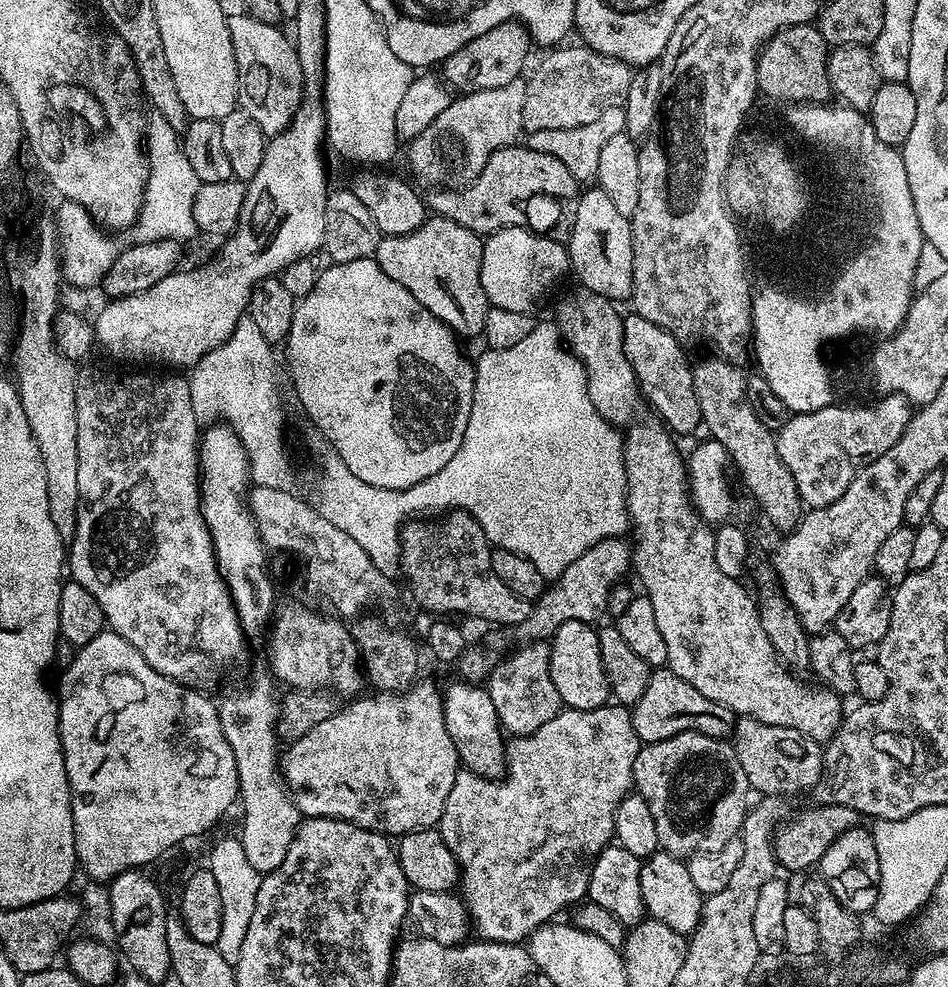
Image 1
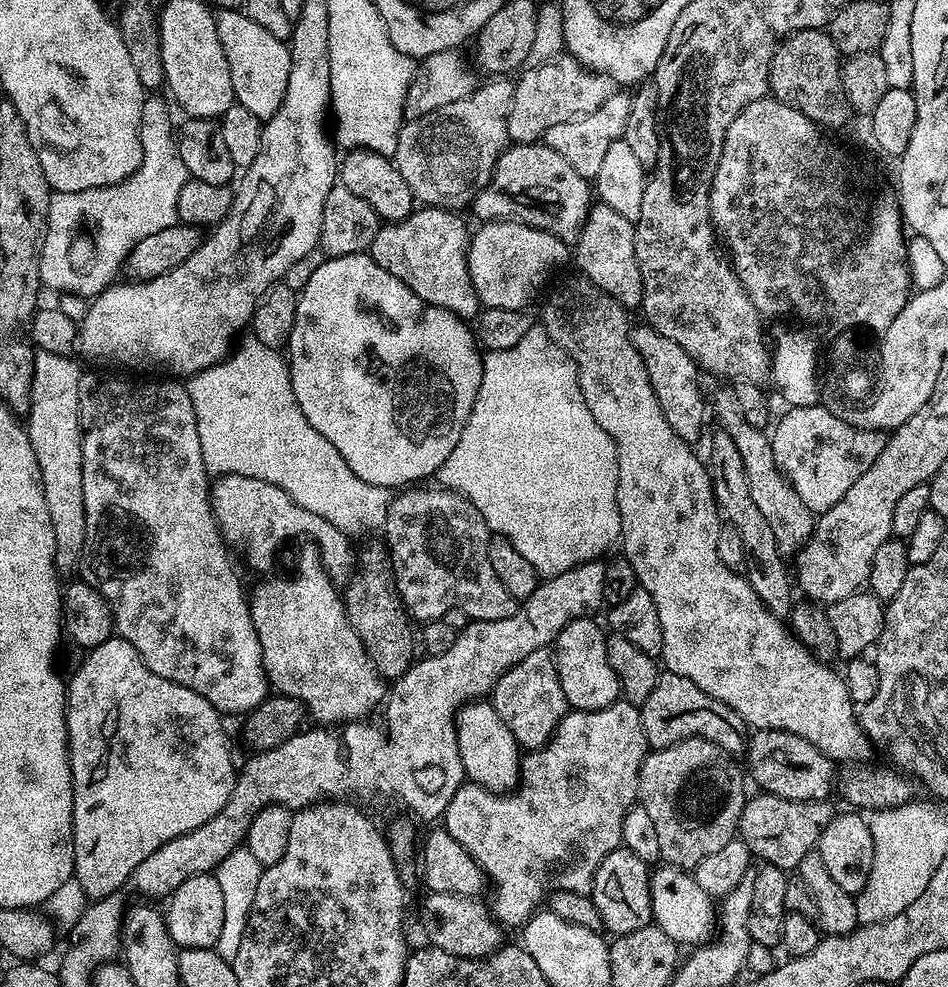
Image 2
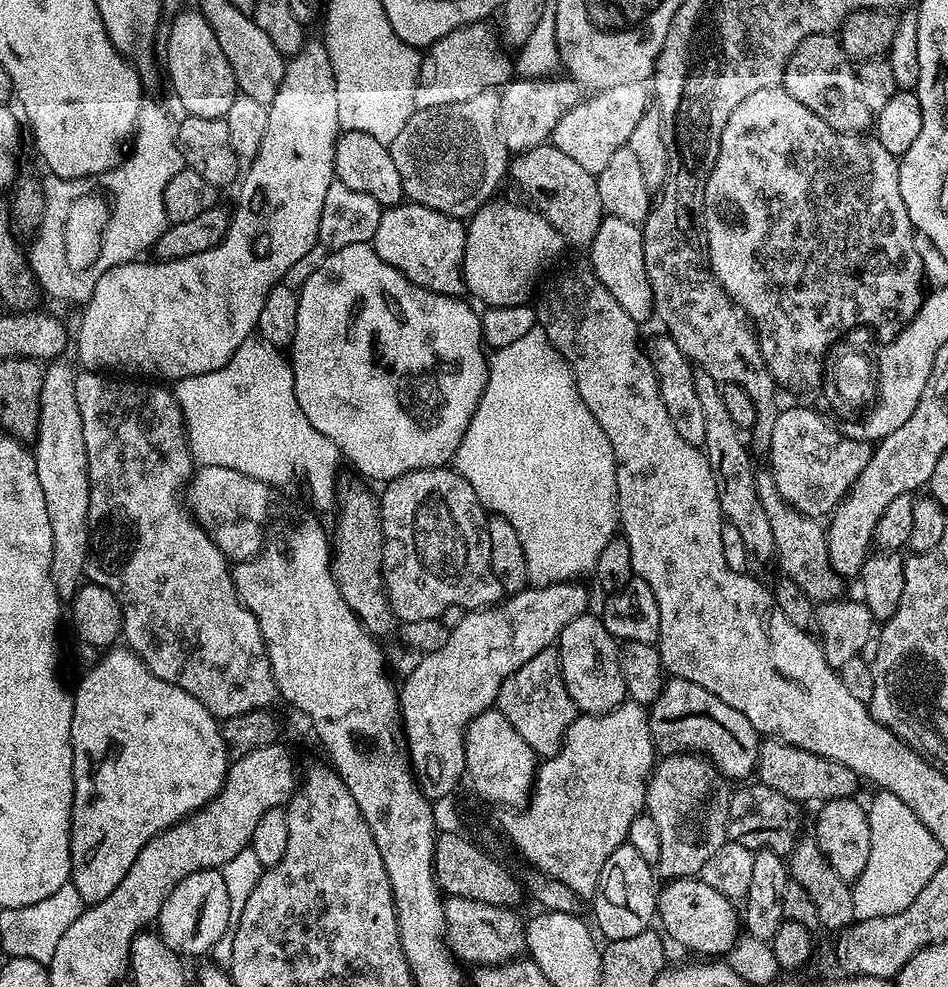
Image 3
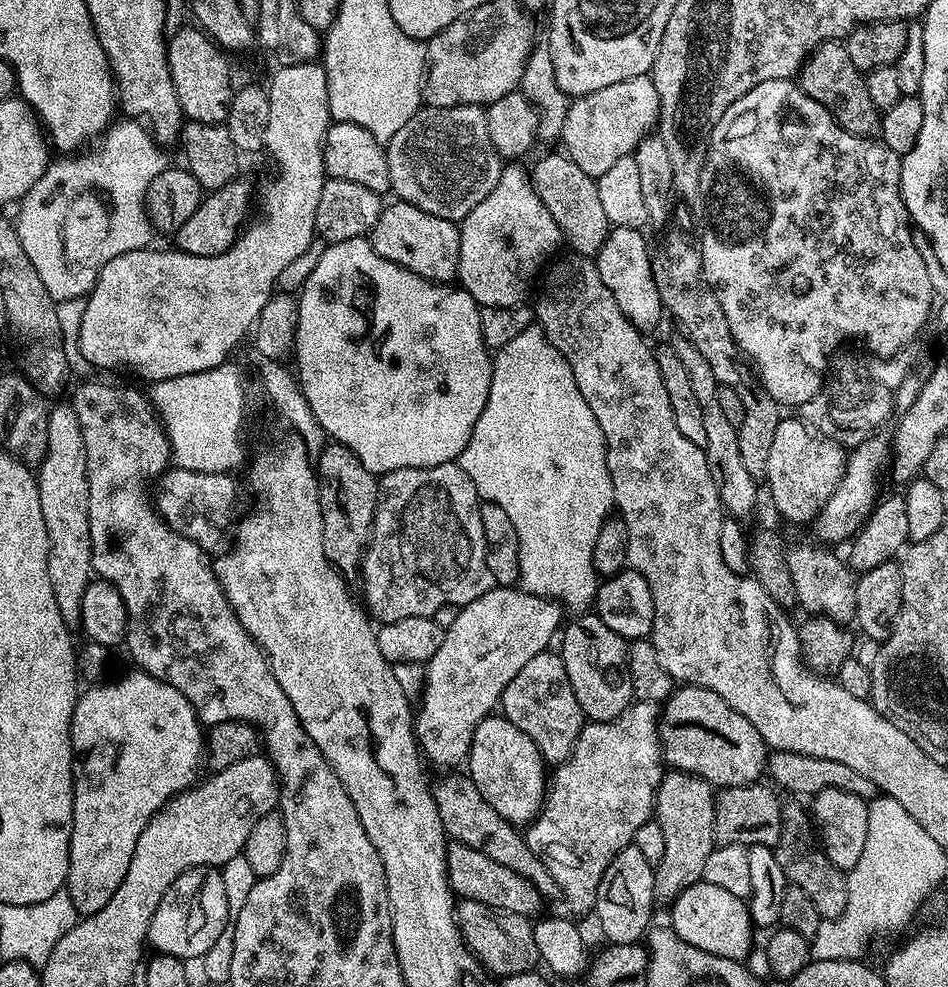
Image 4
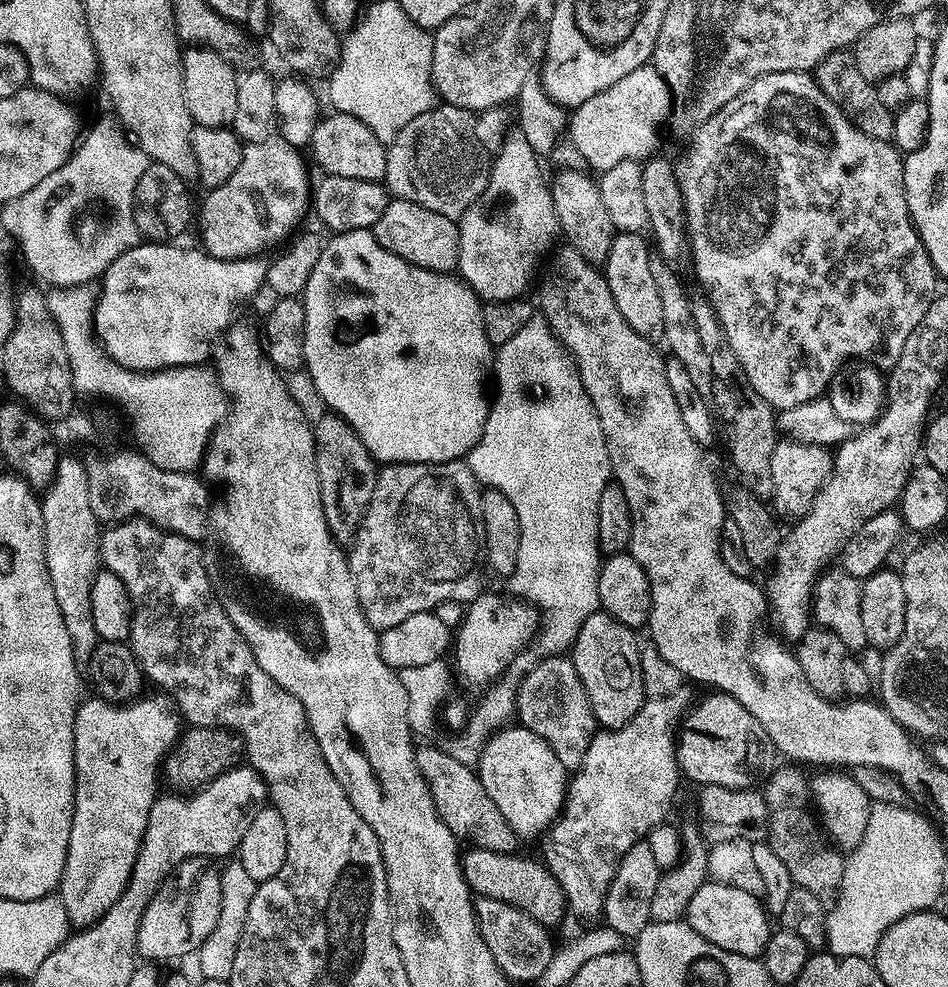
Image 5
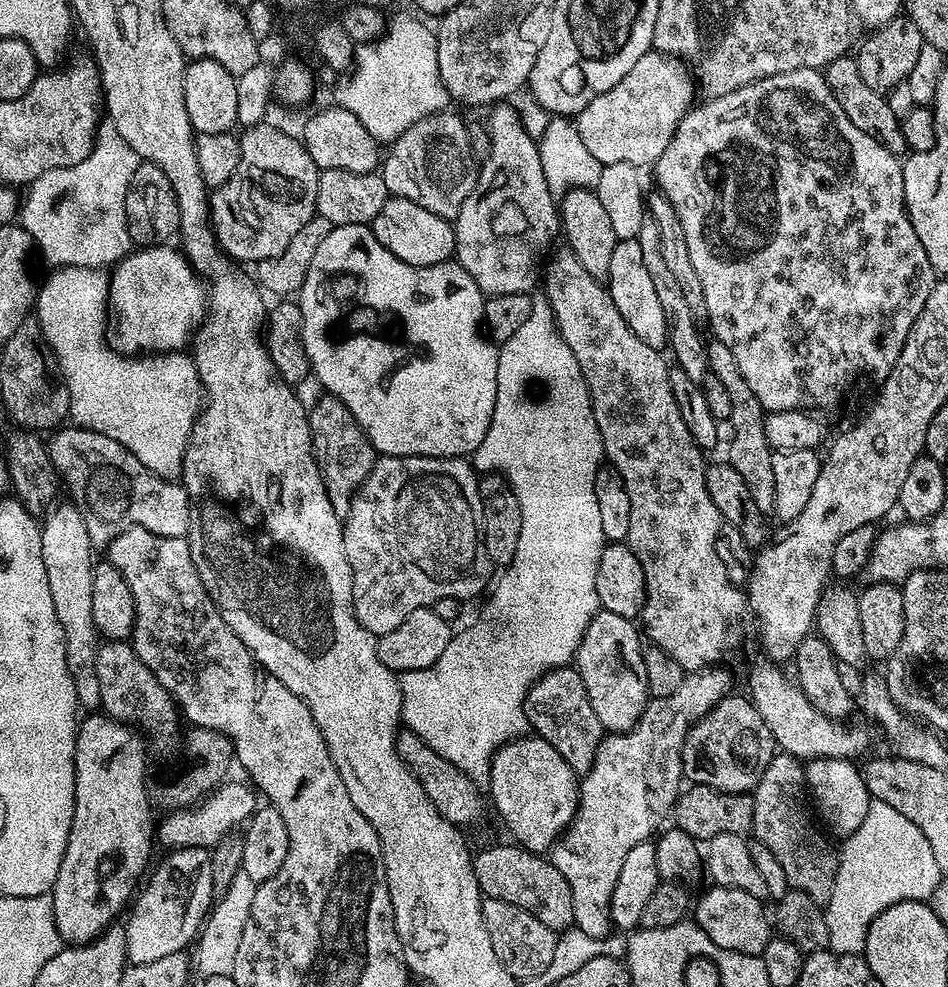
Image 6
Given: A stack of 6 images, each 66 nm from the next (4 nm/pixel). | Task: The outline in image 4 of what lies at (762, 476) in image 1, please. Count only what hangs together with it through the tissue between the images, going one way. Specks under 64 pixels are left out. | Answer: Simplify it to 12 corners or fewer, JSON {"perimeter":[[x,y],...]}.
{"perimeter":[[819,543],[787,549],[805,613],[848,622],[857,573]]}

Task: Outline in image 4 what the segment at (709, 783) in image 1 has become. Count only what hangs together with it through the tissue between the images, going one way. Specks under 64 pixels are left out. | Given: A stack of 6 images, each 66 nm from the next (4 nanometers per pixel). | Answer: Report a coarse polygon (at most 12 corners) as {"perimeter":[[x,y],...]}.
{"perimeter":[[665,771],[656,791],[662,858],[654,898],[668,906],[703,880],[717,847],[716,792]]}

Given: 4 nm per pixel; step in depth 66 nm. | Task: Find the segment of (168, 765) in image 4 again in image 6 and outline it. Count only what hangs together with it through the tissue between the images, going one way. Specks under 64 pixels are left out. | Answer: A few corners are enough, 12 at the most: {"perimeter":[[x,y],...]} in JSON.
{"perimeter":[[88,714],[50,893],[68,946],[125,911],[154,848],[145,741]]}

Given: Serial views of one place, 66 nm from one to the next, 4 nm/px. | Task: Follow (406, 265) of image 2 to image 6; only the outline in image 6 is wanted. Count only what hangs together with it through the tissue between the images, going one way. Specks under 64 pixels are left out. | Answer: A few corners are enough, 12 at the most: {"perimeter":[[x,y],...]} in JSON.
{"perimeter":[[392,196],[374,238],[415,268],[456,255],[451,220]]}

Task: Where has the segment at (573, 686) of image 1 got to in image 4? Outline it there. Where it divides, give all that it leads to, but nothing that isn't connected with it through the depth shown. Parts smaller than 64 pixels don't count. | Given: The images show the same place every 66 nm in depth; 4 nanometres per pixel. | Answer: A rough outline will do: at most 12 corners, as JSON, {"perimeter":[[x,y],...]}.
{"perimeter":[[599,616],[567,621],[558,644],[589,721],[634,700],[628,644]]}

